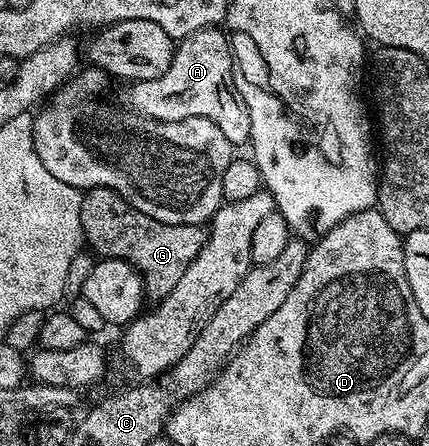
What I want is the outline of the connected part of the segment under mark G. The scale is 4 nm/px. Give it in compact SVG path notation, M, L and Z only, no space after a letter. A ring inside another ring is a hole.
M91 188L81 195L81 227L83 228L83 242L101 258L123 260L134 266L141 281L145 283L145 292L150 299L160 300L175 288L175 283L187 272L188 265L198 256L203 248L207 234L201 226L191 224L163 224L135 208L123 196L119 196L111 188Z

